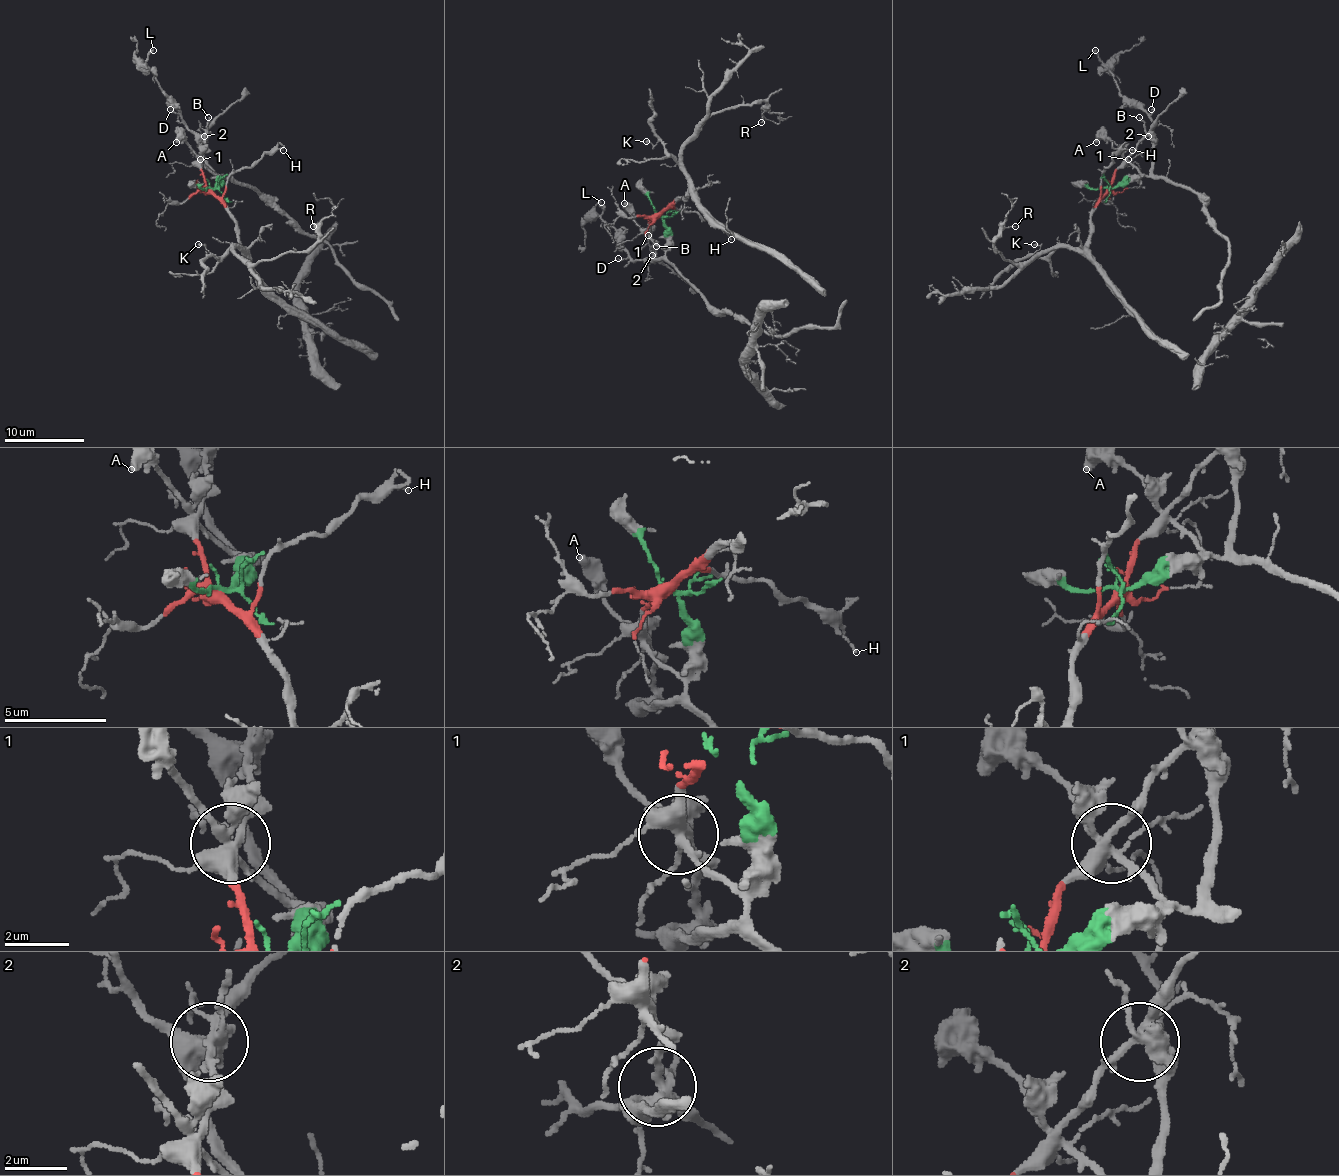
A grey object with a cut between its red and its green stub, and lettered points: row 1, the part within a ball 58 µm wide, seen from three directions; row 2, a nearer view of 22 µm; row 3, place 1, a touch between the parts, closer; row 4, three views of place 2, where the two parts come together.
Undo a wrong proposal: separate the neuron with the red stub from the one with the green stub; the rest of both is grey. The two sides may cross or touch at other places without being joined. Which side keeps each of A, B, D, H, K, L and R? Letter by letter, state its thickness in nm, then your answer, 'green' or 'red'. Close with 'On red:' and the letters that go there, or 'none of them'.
A: 440 nm | green
B: 160 nm | green
D: 140 nm | green
H: 120 nm | red
K: 160 nm | red
L: 220 nm | green
R: 110 nm | red
On red: H, K, R

